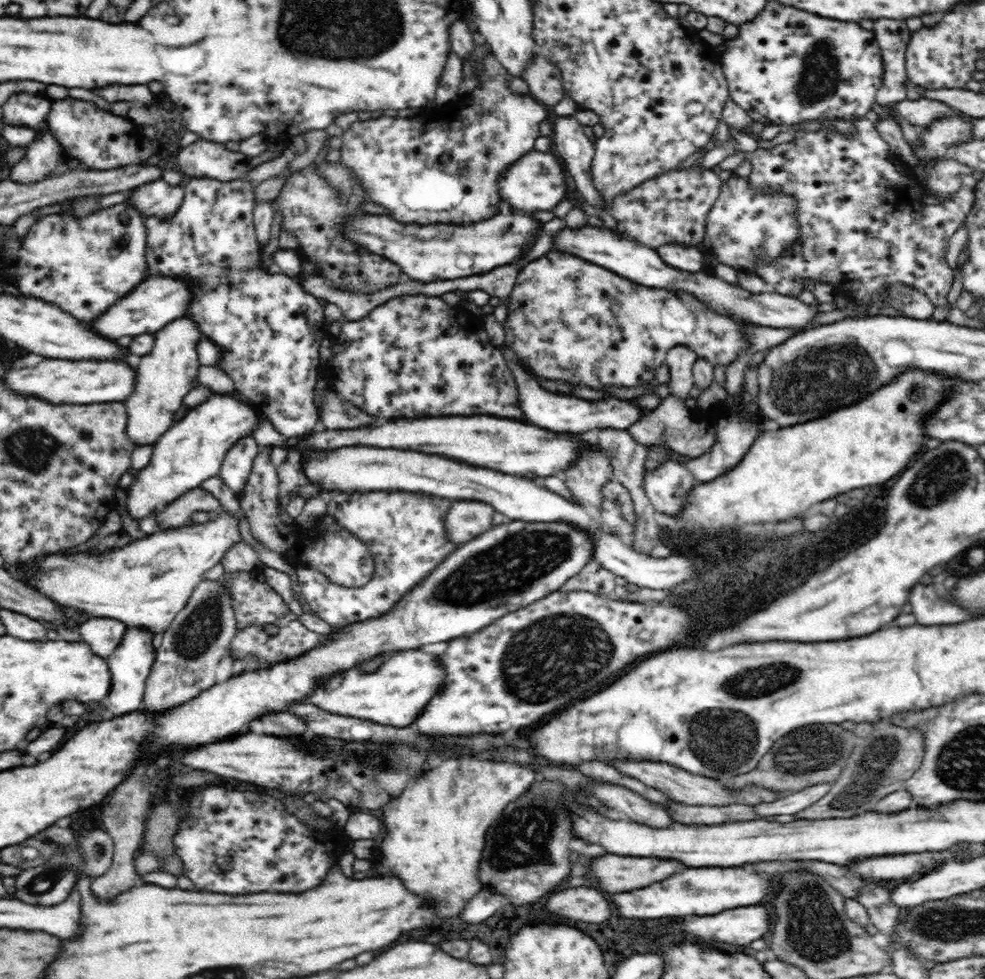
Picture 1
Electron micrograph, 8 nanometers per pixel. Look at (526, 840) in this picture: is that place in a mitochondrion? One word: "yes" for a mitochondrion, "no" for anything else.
yes

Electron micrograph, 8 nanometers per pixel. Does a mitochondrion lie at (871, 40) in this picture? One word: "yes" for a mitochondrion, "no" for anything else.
no

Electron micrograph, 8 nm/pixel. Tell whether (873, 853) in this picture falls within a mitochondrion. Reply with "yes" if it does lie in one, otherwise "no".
no

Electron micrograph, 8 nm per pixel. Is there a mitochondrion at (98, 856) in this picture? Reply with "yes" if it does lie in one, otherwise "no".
yes

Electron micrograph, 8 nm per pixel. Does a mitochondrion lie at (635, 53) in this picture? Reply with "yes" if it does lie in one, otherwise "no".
no

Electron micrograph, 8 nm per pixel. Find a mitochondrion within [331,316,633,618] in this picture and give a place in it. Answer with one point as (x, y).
(510, 566)

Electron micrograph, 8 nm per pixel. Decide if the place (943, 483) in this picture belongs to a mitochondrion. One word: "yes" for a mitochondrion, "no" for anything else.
yes

